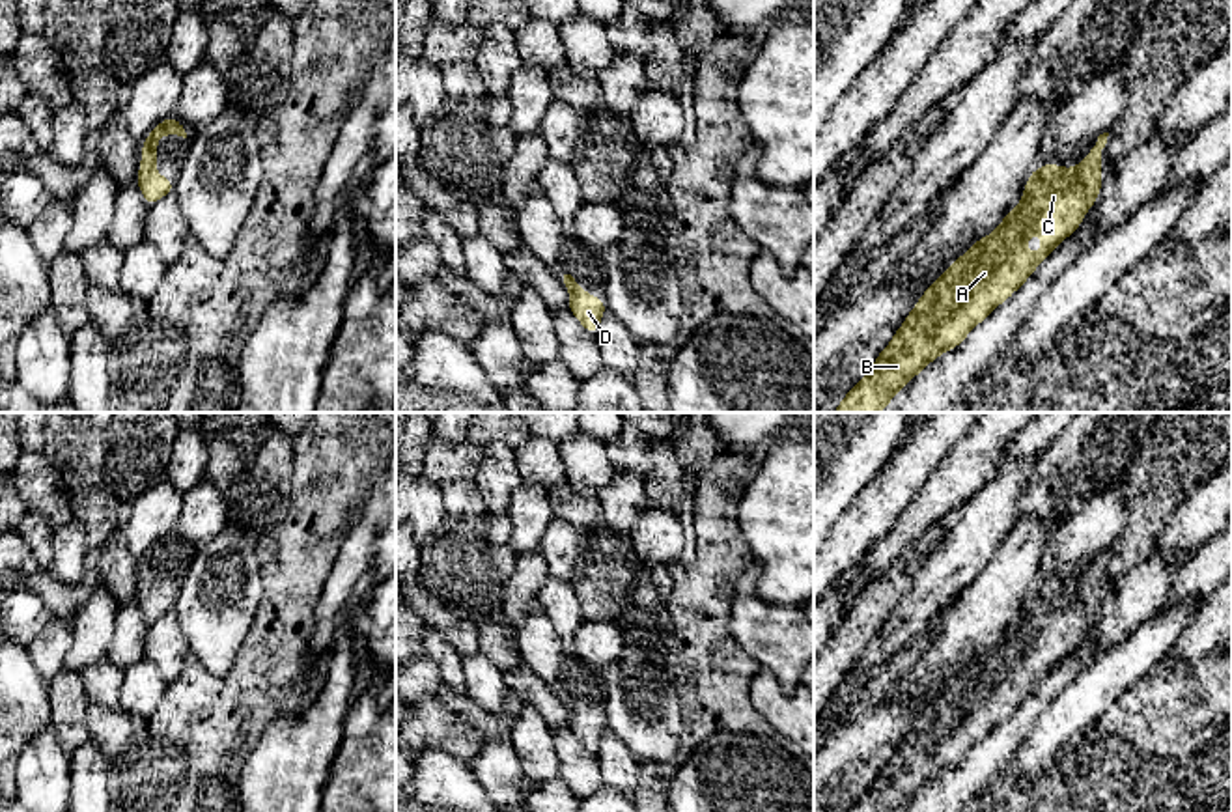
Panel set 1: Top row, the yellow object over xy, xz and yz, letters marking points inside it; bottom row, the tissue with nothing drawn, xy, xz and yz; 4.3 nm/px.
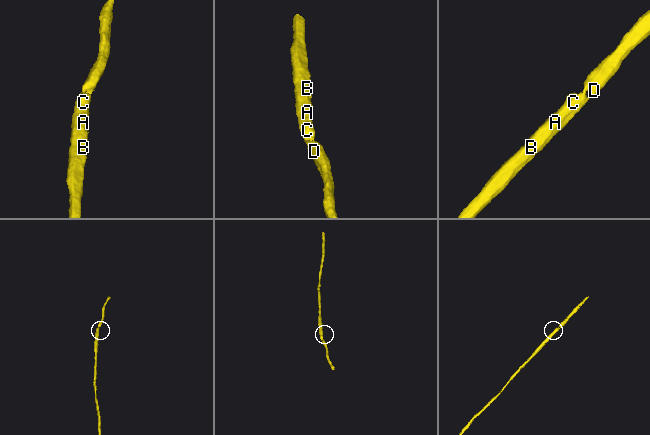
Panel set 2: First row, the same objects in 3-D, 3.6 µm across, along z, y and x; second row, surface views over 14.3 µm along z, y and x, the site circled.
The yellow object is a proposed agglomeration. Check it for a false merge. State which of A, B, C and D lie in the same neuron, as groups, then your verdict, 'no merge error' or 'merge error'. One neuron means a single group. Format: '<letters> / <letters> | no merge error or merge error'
A B C D | no merge error

